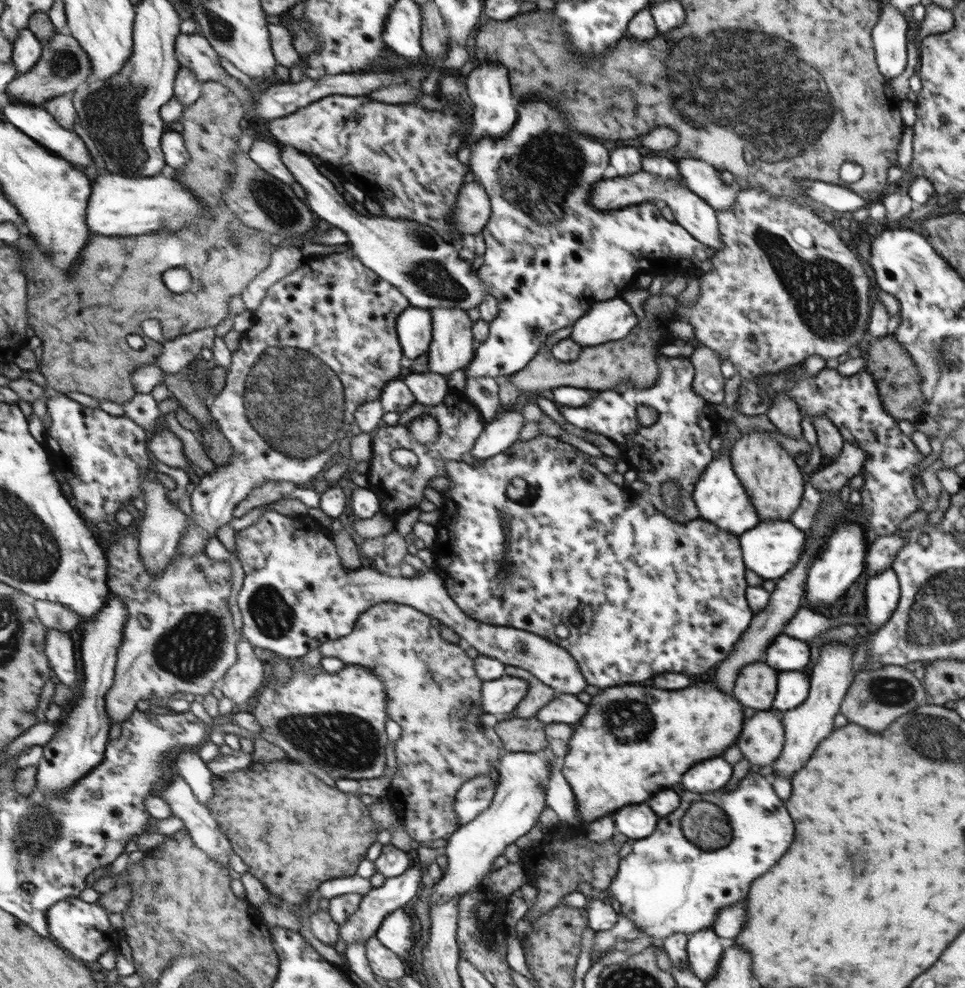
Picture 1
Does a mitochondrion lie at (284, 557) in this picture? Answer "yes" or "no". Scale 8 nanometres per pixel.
no

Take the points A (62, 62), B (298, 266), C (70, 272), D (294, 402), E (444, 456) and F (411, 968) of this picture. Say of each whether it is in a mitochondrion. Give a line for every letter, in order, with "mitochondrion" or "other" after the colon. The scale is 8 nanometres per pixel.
A: mitochondrion
B: other
C: other
D: mitochondrion
E: other
F: other

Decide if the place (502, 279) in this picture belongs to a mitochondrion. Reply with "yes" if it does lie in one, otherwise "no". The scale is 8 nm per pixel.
no

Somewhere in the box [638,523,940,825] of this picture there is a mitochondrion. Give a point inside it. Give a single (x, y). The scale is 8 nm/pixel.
(884, 690)

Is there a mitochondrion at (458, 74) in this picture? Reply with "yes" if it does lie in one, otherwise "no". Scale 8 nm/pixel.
no

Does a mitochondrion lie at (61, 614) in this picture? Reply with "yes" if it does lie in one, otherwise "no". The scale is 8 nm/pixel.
no

